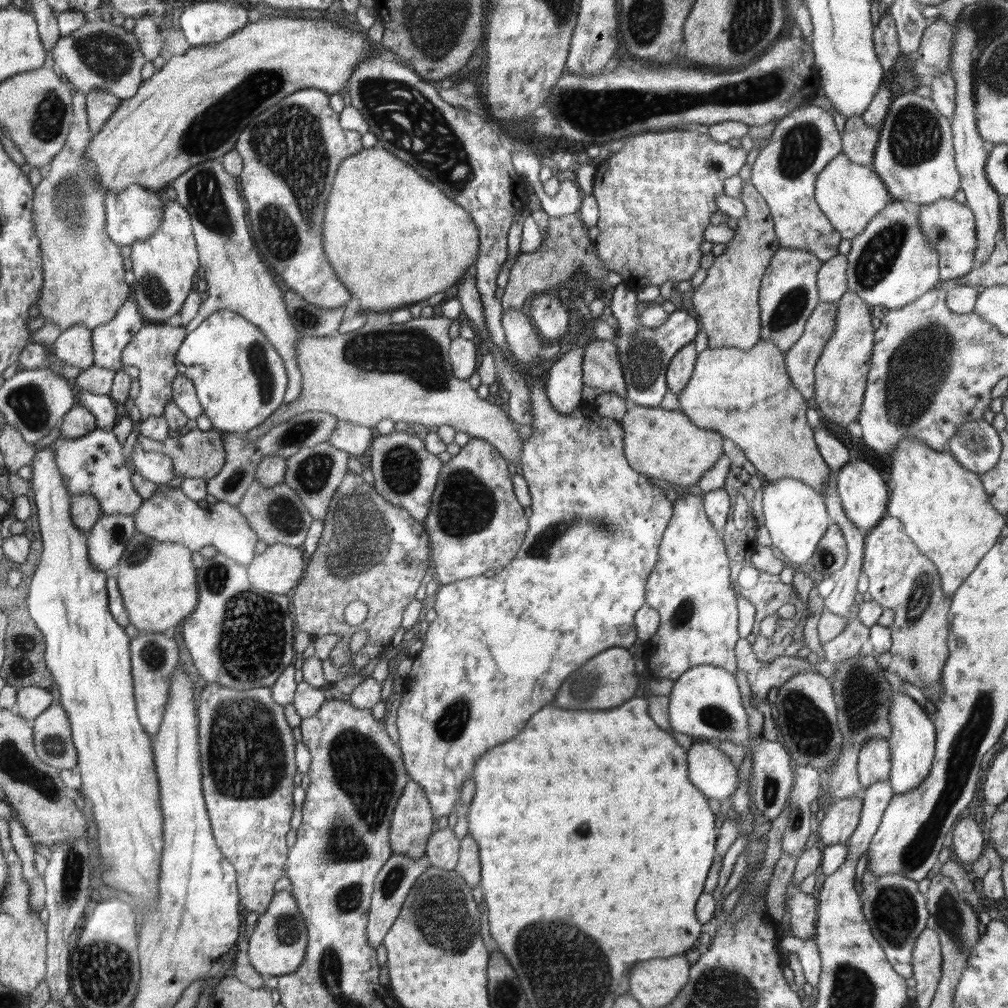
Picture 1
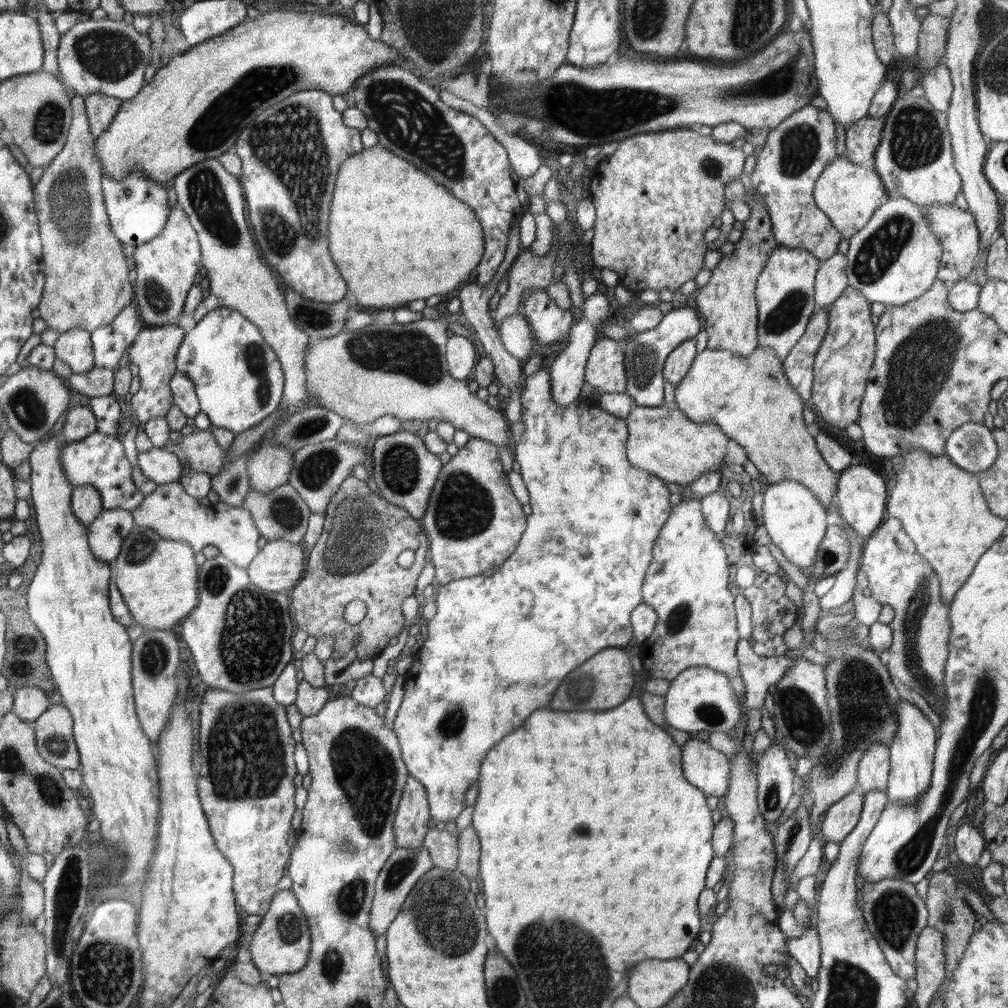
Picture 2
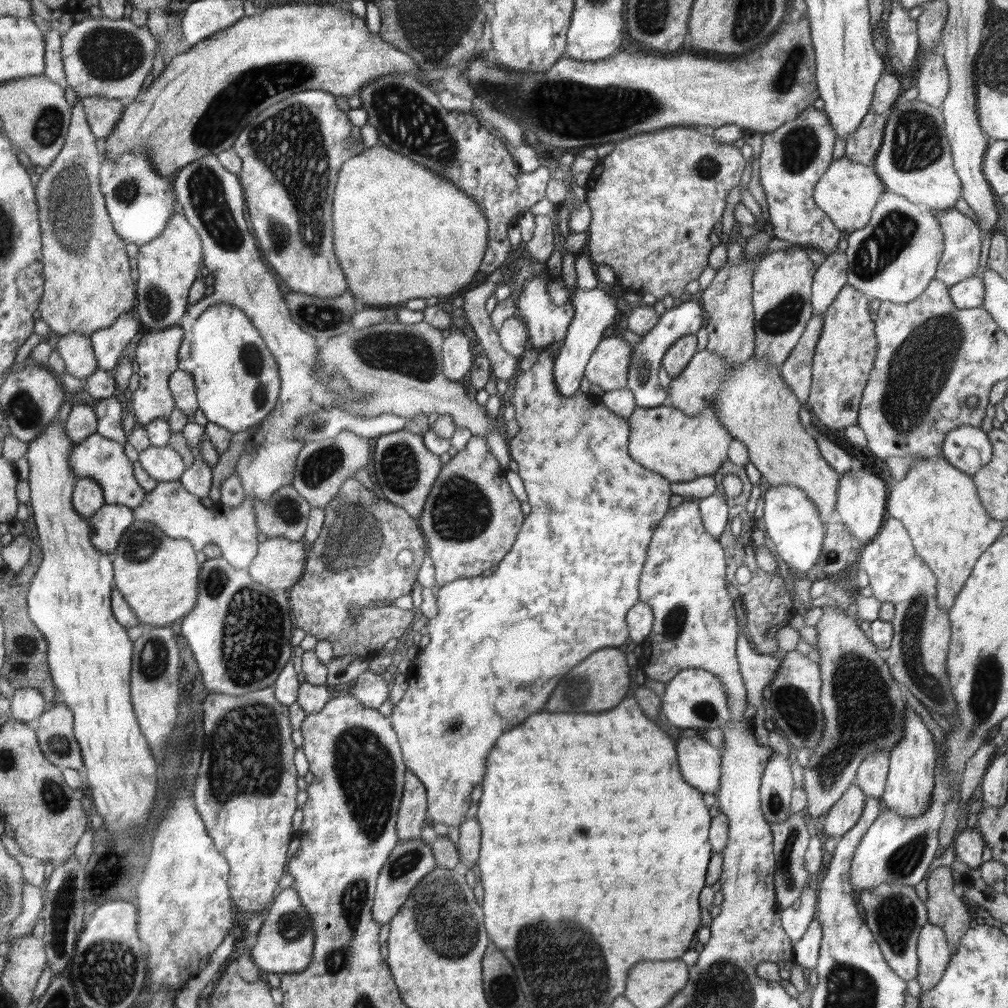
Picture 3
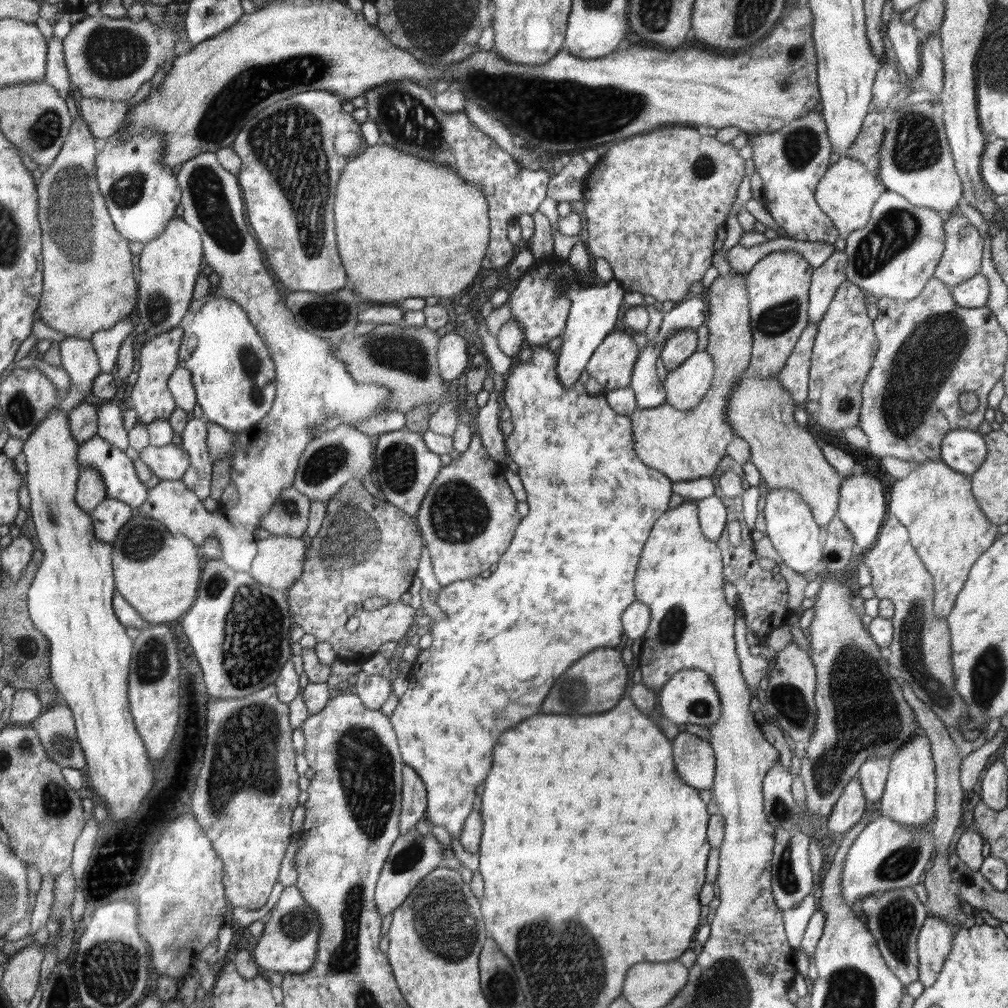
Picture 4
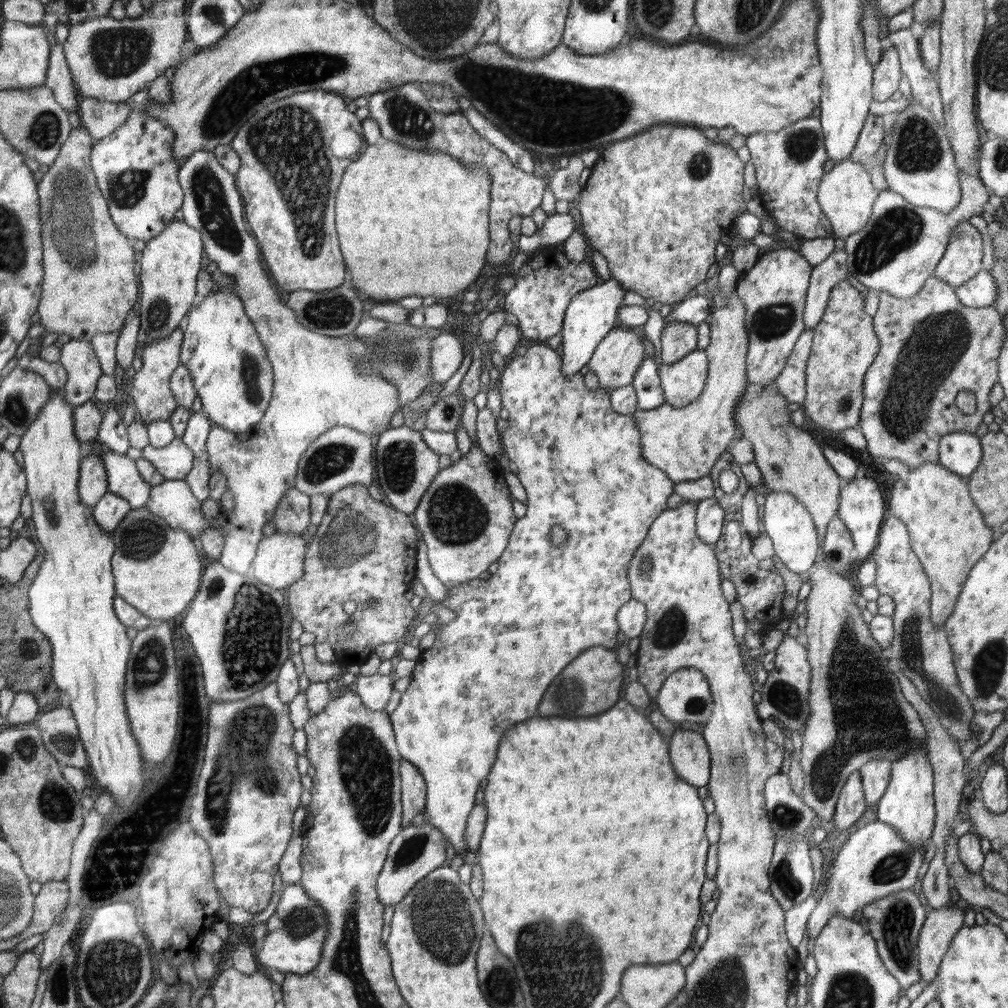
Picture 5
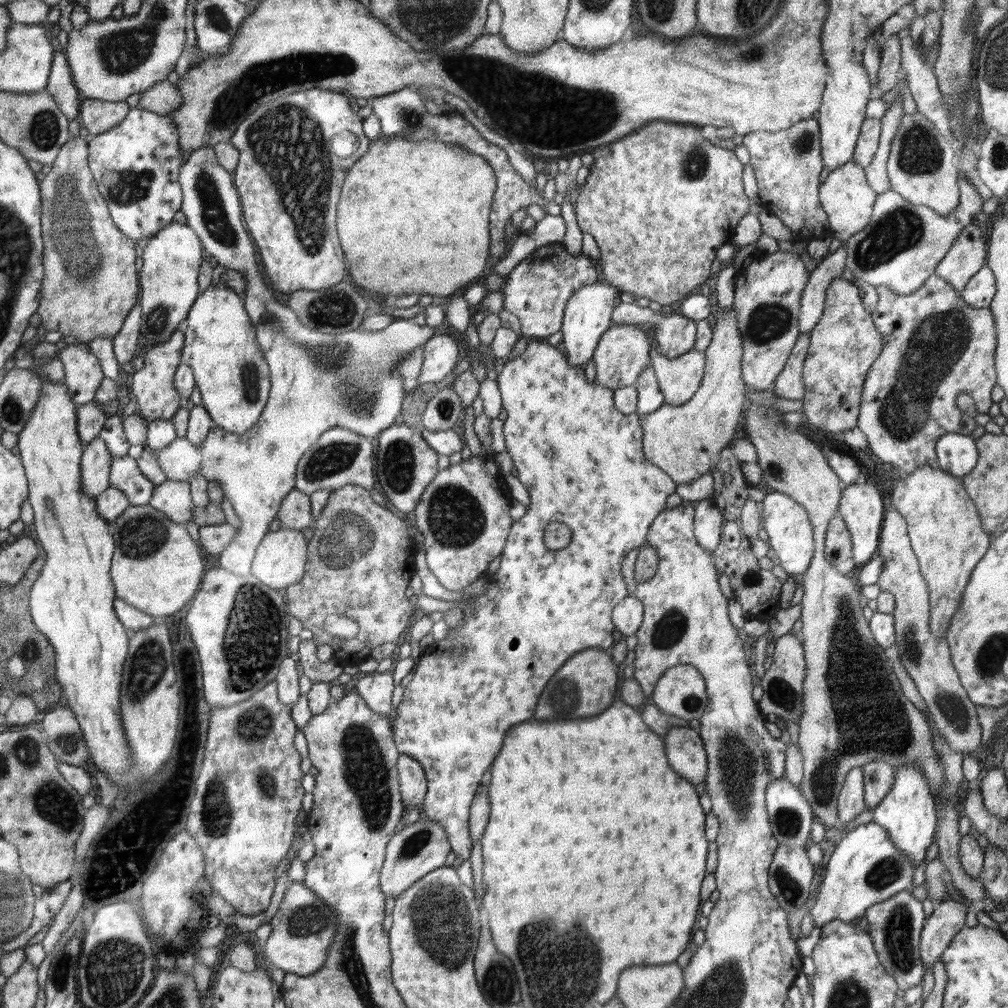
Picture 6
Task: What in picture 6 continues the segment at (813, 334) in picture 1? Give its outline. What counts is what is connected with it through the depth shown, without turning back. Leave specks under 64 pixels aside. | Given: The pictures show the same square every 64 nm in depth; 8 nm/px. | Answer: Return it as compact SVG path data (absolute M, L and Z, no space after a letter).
M810 334L800 335L789 354L788 361L780 375L774 381L775 394L788 400L803 400L805 384L803 365L808 352Z

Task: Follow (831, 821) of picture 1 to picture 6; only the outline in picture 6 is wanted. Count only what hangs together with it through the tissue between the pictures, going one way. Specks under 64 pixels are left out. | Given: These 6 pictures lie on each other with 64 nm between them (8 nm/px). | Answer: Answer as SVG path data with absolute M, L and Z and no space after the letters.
M862 767L850 769L837 798L839 822L852 821L866 808Z

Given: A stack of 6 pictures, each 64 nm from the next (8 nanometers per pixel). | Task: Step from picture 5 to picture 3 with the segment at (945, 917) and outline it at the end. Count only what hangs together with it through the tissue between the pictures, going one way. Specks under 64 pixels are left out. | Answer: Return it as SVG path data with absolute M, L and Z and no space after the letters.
M926 922L920 929L917 940L918 974L915 978L920 983L922 993L938 984L946 972L952 949L948 945L944 929L934 923Z

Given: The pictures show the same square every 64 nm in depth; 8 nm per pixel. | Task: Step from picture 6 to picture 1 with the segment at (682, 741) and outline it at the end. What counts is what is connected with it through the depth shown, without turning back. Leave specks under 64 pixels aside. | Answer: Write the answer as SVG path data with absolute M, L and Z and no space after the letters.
M693 742L687 754L687 776L704 797L724 801L734 795L737 768L722 750L710 742Z

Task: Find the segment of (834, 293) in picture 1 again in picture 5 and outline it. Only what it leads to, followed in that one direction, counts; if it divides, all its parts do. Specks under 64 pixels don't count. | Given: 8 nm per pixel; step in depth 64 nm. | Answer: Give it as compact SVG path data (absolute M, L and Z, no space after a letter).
M841 249L839 251L834 251L830 256L828 256L828 258L826 258L826 260L824 260L824 262L812 268L808 290L806 291L803 313L804 329L813 331L813 329L820 323L820 320L822 320L832 287L841 280L848 279L848 269L846 264L847 254L844 249Z

